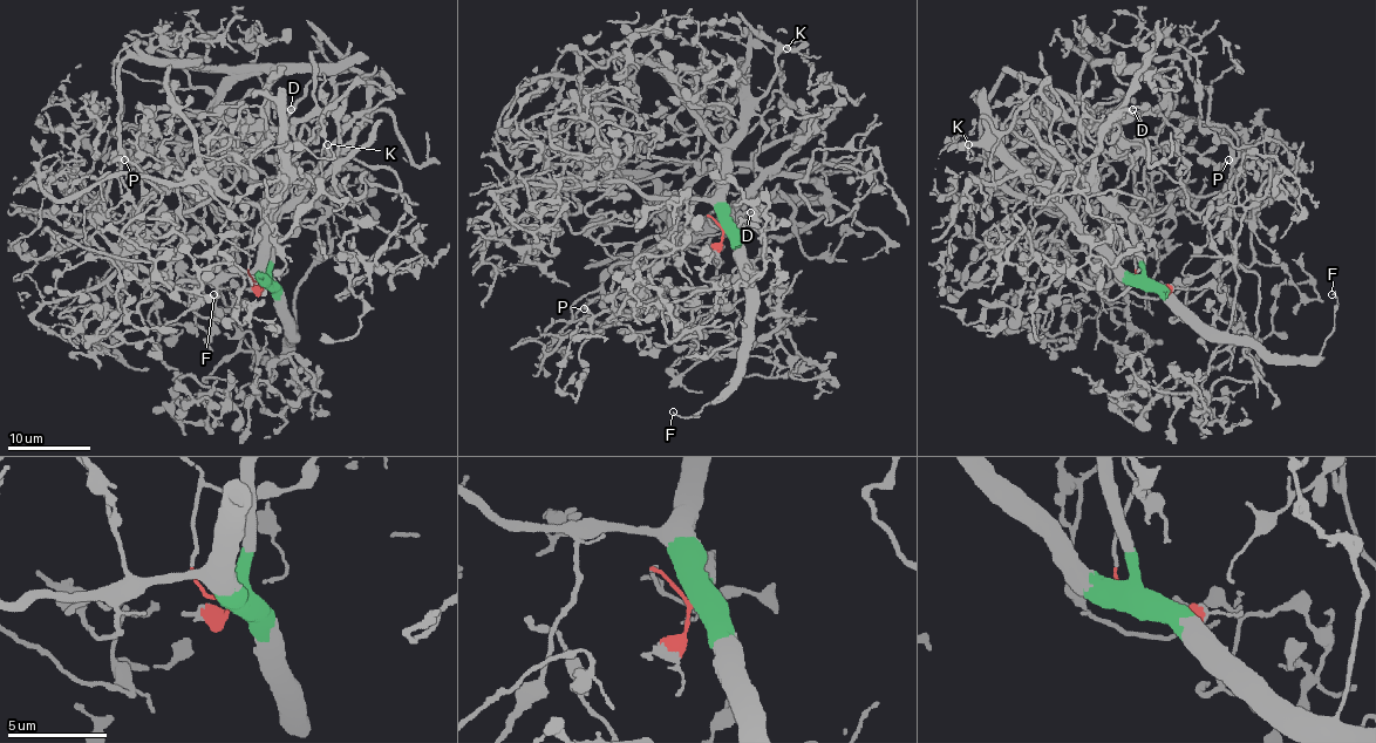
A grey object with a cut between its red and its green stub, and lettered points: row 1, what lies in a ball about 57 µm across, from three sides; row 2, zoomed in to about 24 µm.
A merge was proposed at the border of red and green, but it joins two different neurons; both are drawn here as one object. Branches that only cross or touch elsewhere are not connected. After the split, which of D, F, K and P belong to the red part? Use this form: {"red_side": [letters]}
{"red_side": ["D", "P"]}

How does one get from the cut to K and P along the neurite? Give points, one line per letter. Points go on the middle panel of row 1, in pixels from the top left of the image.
K: (722, 227), (730, 141), (741, 129), (744, 67), (753, 46), (765, 46), (771, 53), (792, 48), (785, 48)
P: (722, 227), (707, 216), (611, 271), (617, 304), (660, 304), (639, 319), (663, 290), (584, 308)

